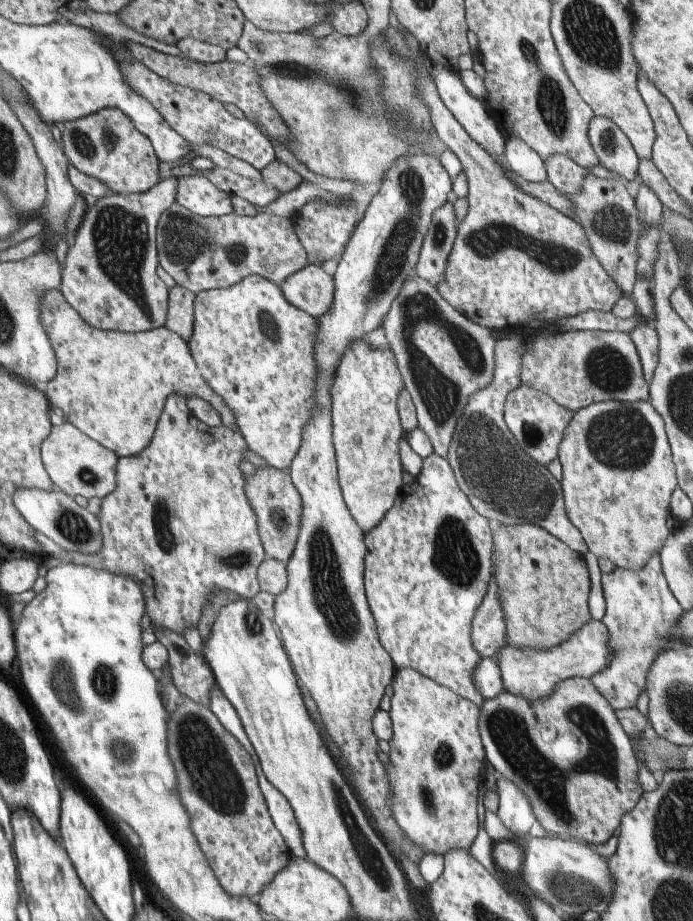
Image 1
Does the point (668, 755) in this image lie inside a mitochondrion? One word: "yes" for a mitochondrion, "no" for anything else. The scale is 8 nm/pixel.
yes

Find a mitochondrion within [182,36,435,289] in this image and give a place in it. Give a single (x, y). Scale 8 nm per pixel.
(356, 102)

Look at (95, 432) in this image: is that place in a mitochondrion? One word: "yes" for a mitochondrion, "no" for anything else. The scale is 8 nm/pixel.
no

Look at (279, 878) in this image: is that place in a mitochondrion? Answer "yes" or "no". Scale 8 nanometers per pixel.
no

